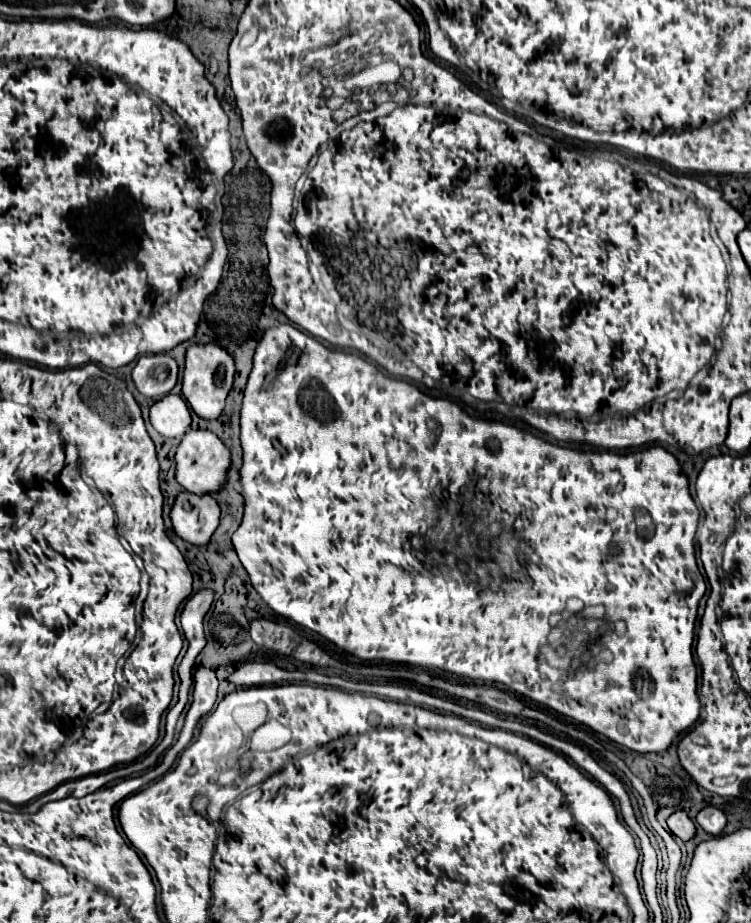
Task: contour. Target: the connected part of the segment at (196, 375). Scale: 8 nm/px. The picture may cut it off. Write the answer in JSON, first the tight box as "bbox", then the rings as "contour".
{"bbox":[182,344,234,418],"contour":[[[206,344],[206,346],[190,346],[186,352],[186,368],[184,368],[184,382],[182,382],[182,394],[186,402],[192,406],[192,410],[200,418],[218,418],[220,412],[224,410],[224,400],[232,388],[234,382],[234,360],[232,356],[216,346],[216,344]]]}

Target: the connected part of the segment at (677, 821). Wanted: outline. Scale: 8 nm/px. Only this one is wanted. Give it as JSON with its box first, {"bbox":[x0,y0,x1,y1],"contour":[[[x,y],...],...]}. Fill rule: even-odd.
{"bbox":[668,810,696,842],"contour":[[[678,810],[674,812],[670,818],[668,818],[668,828],[678,836],[682,838],[684,842],[686,840],[692,840],[694,834],[696,834],[696,826],[694,822],[688,818],[688,814],[684,810]]]}

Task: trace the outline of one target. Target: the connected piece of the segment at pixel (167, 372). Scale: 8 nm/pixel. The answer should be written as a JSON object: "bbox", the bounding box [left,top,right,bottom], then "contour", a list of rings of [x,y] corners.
{"bbox":[132,354,178,398],"contour":[[[166,354],[142,356],[132,370],[132,380],[138,392],[144,394],[146,398],[162,398],[176,384],[178,366],[174,358]]]}

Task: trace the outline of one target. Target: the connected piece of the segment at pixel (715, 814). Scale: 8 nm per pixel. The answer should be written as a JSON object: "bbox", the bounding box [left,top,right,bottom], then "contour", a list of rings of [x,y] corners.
{"bbox":[696,806,726,836],"contour":[[[712,806],[700,810],[698,816],[696,816],[696,820],[712,836],[722,834],[722,830],[726,828],[726,816],[724,816],[724,812],[718,810],[718,808],[712,808]]]}

